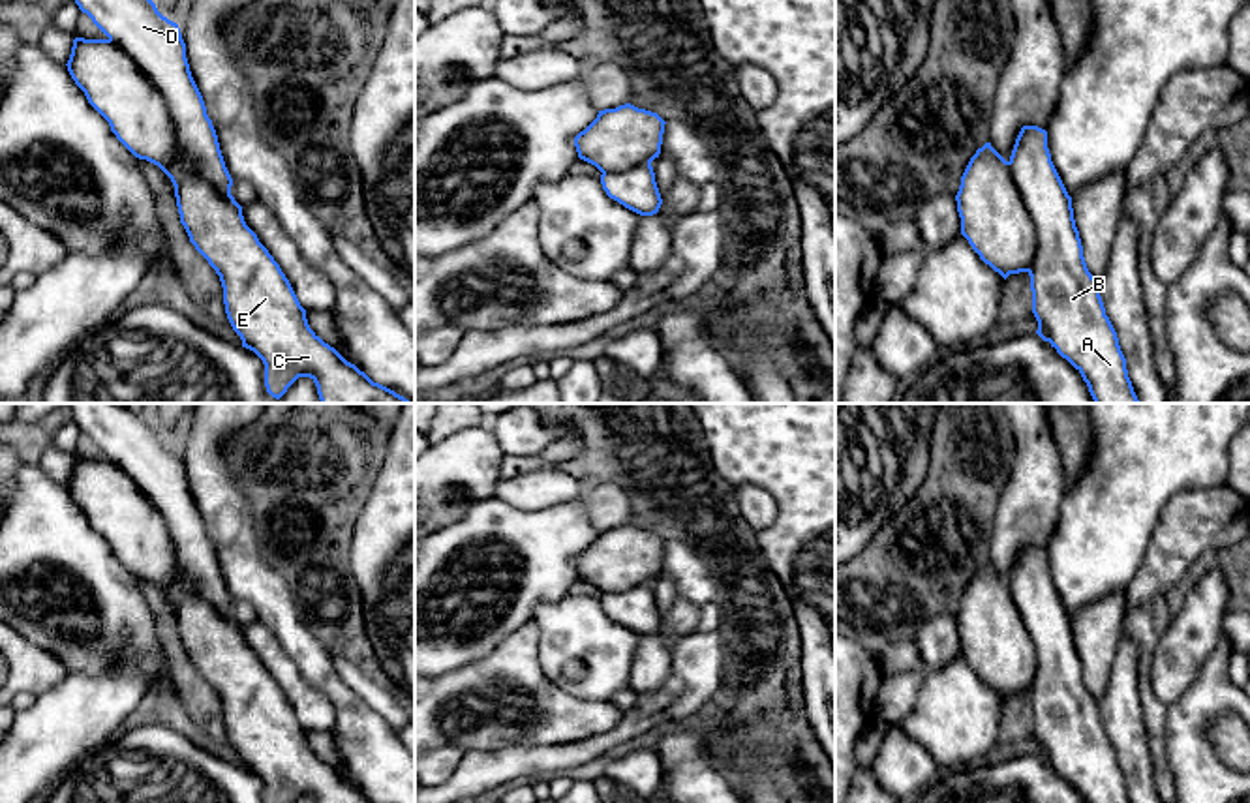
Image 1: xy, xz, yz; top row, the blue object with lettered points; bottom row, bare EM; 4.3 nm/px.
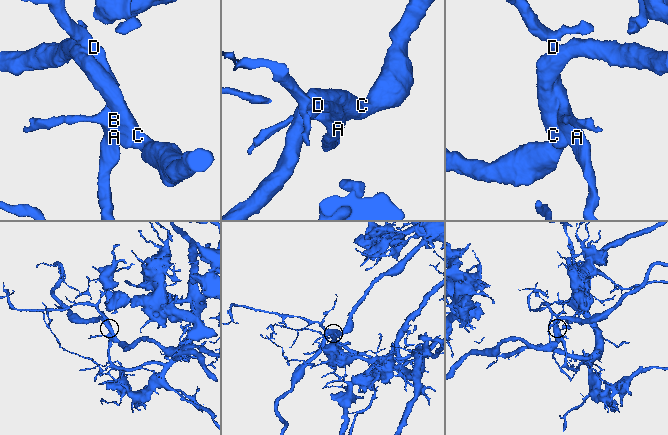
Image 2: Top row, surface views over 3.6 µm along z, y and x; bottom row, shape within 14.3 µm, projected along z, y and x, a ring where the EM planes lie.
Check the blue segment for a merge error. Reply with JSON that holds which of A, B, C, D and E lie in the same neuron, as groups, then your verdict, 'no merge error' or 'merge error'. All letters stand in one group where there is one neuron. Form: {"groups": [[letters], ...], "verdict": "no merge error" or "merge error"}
{"groups": [["A", "B", "D"], ["C", "E"]], "verdict": "merge error"}

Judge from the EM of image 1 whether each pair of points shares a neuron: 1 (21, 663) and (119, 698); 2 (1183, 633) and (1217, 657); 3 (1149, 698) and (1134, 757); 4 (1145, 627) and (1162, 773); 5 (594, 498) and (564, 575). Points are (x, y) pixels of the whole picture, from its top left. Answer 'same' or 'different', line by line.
1: different
2: different
3: different
4: same
5: different

